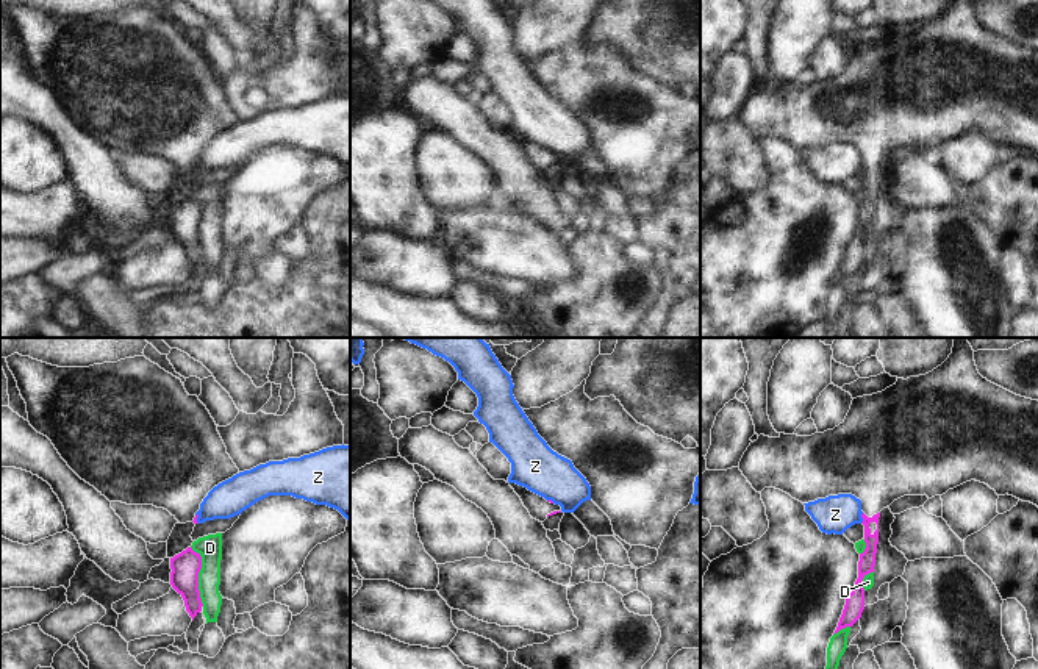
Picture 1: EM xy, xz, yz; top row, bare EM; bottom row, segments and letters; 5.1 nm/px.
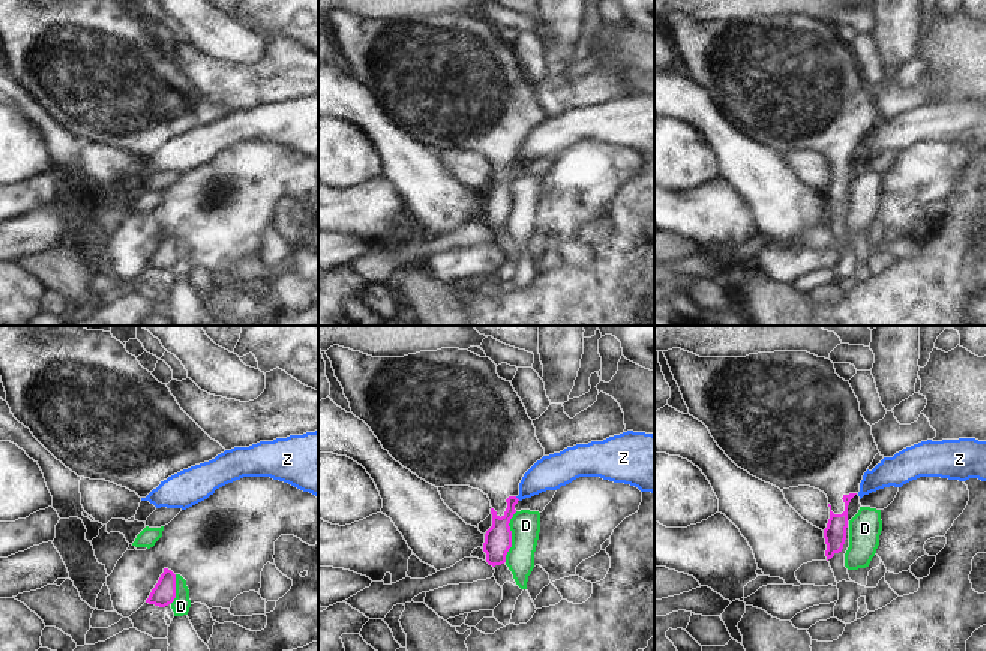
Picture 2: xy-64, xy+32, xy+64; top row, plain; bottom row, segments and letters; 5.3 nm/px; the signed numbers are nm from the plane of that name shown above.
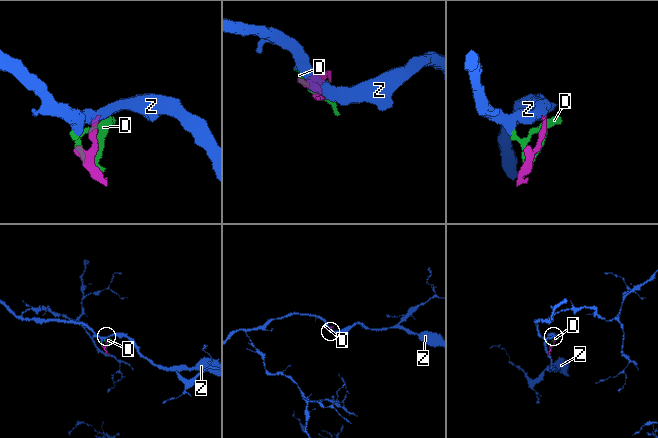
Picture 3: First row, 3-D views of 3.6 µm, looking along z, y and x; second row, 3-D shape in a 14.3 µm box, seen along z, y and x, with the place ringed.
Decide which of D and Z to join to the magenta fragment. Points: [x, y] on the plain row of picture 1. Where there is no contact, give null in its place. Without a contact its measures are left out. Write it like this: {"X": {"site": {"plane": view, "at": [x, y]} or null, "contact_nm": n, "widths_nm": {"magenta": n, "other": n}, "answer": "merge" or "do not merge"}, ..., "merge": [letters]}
{"D": {"site": {"plane": "xy", "at": [197, 225]}, "contact_nm": 320, "widths_nm": {"magenta": 150, "other": 130}, "answer": "do not merge"}, "Z": {"site": {"plane": "yz", "at": [862, 166]}, "contact_nm": 60, "widths_nm": {"magenta": 90, "other": 190}, "answer": "do not merge"}, "merge": []}

